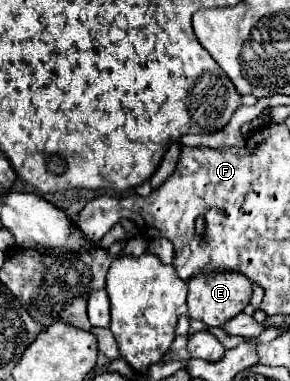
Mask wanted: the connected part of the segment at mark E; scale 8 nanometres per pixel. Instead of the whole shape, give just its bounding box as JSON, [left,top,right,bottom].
[188,272,252,326]

